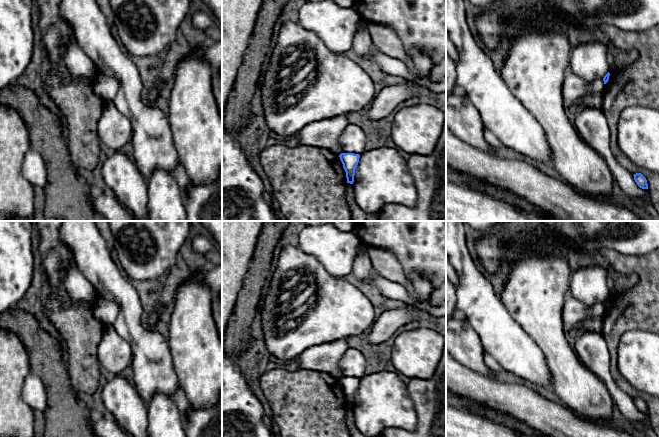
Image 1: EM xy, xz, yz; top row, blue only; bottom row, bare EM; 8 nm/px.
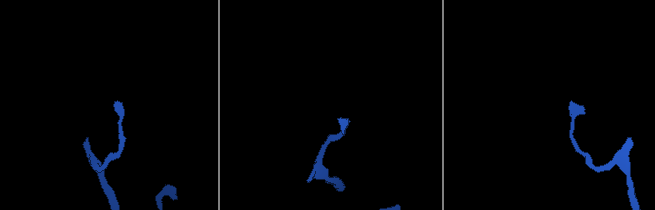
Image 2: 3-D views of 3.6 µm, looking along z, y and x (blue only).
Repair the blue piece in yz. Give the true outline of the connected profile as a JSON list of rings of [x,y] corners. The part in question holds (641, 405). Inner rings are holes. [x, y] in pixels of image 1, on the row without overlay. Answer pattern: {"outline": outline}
{"outline": [[[636,397],[633,400],[634,400],[635,406],[640,412],[648,413],[647,404],[641,397]]]}

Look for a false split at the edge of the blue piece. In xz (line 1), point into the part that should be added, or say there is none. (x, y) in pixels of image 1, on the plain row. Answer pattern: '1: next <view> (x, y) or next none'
1: next none

